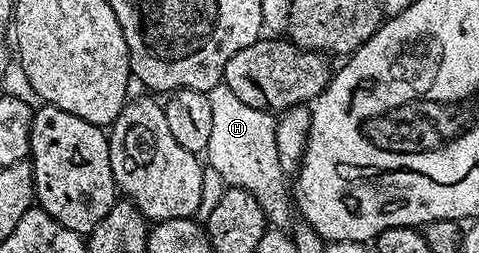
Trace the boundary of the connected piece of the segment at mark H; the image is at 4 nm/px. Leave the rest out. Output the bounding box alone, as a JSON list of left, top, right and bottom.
[203,82,297,231]

